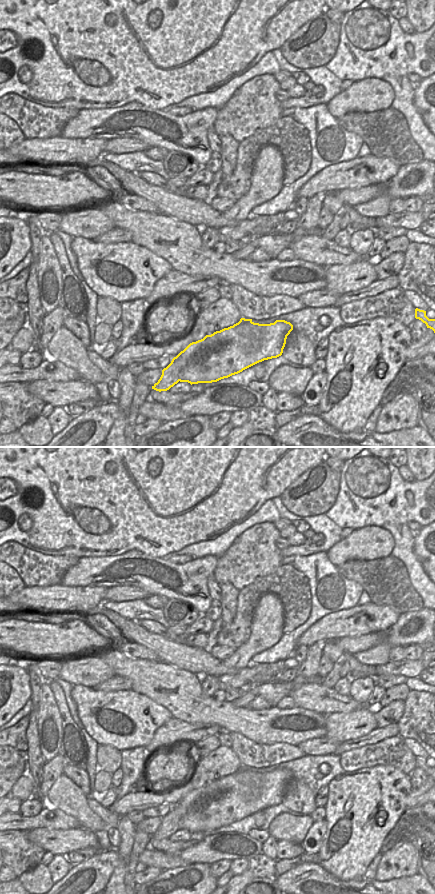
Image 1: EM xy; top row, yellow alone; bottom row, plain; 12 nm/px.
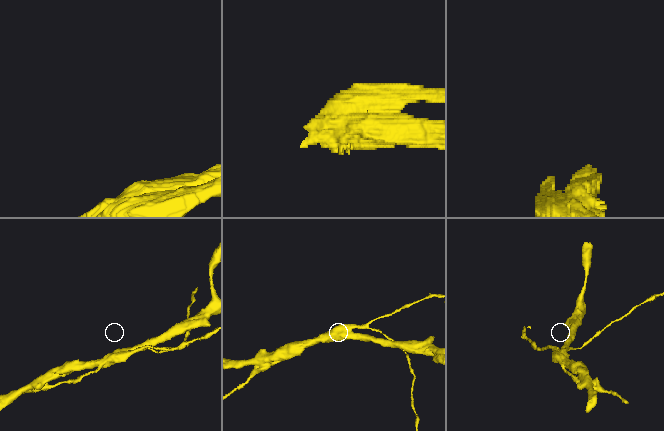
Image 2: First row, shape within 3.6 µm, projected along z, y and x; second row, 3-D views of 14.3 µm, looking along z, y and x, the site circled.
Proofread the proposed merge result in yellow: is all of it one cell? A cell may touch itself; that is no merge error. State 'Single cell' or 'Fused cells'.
Fused cells

